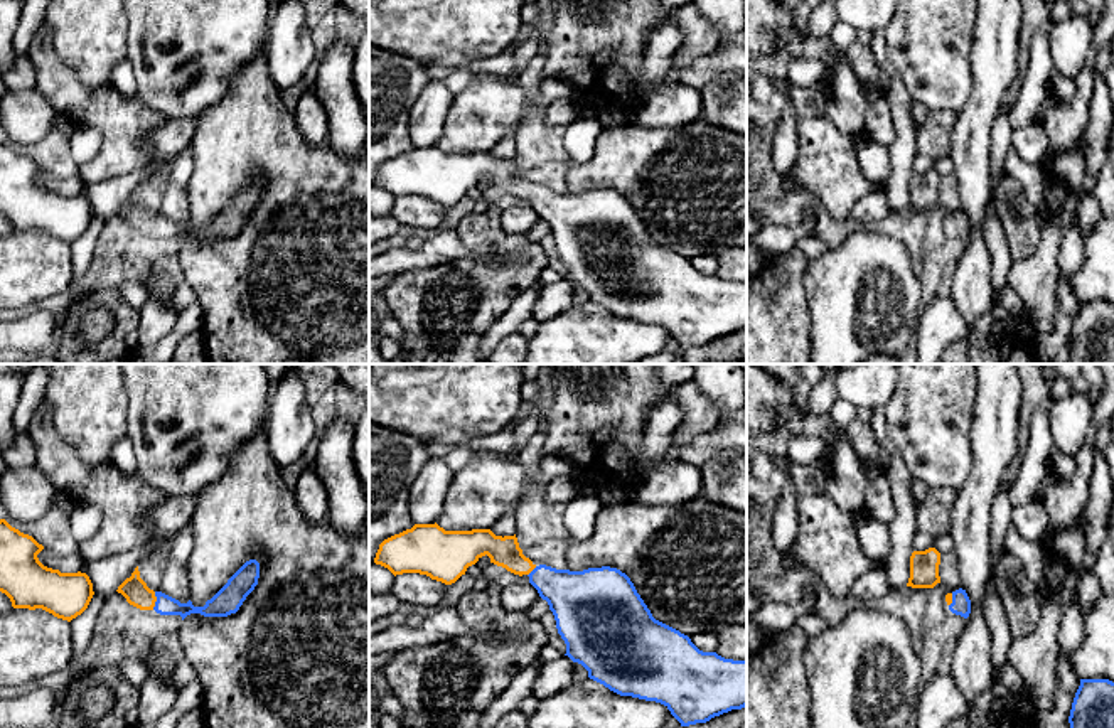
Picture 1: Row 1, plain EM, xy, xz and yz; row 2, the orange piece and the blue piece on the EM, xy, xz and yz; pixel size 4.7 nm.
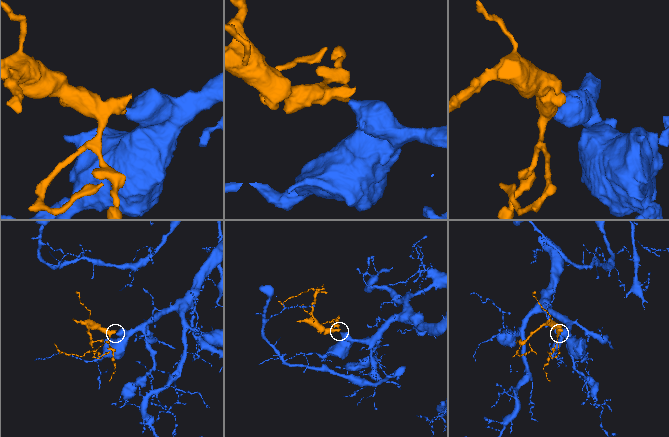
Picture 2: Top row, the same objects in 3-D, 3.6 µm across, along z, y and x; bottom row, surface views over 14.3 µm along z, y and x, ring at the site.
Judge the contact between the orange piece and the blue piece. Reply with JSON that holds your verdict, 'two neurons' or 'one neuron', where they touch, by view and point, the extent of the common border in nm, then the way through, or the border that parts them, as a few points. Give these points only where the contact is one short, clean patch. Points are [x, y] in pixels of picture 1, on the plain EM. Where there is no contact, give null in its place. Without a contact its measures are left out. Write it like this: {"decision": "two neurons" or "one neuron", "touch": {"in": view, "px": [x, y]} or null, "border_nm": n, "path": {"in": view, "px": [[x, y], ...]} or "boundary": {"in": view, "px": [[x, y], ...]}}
{"decision": "one neuron", "touch": {"in": "xy", "px": [155, 223]}, "border_nm": 90, "path": {"in": "xy", "px": [[133, 211], [144, 221], [155, 223], [166, 228]]}}

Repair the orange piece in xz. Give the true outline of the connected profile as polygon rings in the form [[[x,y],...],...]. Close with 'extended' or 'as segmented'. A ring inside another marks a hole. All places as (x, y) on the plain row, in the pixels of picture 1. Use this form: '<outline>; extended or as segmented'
[[[436,145],[415,147],[411,152],[384,162],[379,167],[374,185],[388,190],[394,199],[420,195],[445,207],[452,207],[465,197],[469,189],[475,187],[485,177],[490,180],[490,185],[514,197],[529,199],[529,206],[538,212],[539,219],[548,224],[554,238],[558,256],[566,266],[565,278],[581,286],[588,293],[590,302],[603,307],[610,313],[620,318],[661,325],[681,349],[706,345],[715,339],[747,329],[747,283],[733,283],[716,275],[703,275],[688,258],[656,243],[630,201],[617,190],[602,189],[570,194],[546,187],[536,189],[522,177],[516,157],[502,160],[495,158],[490,152],[445,153]]]; extended

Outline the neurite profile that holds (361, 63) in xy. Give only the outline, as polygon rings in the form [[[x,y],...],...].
[[[369,29],[362,34],[356,46],[354,84],[362,113],[369,121]]]

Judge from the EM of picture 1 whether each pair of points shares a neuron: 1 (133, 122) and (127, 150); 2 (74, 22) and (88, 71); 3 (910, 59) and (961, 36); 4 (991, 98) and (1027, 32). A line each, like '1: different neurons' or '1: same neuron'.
1: same neuron
2: same neuron
3: same neuron
4: different neurons

